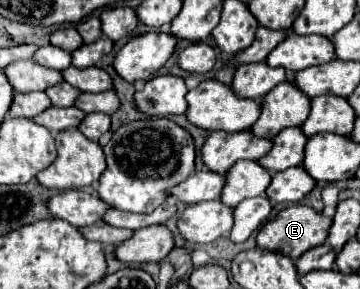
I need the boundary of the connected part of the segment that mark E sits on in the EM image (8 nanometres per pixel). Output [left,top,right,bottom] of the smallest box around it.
[256,205,332,259]

